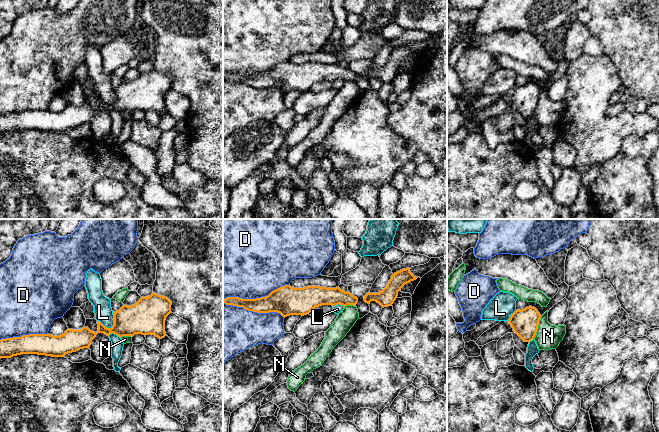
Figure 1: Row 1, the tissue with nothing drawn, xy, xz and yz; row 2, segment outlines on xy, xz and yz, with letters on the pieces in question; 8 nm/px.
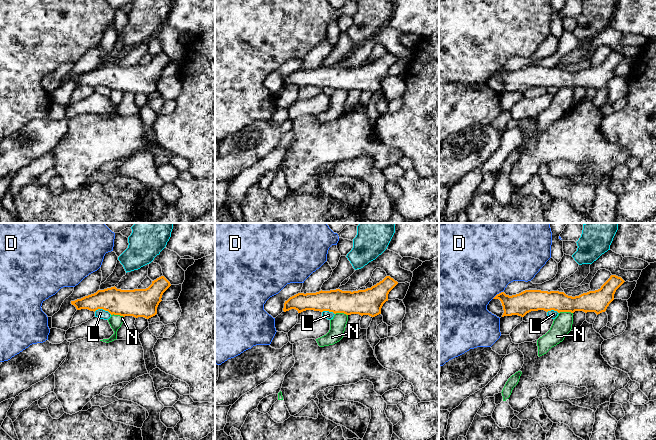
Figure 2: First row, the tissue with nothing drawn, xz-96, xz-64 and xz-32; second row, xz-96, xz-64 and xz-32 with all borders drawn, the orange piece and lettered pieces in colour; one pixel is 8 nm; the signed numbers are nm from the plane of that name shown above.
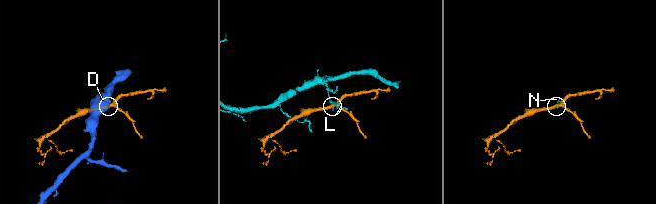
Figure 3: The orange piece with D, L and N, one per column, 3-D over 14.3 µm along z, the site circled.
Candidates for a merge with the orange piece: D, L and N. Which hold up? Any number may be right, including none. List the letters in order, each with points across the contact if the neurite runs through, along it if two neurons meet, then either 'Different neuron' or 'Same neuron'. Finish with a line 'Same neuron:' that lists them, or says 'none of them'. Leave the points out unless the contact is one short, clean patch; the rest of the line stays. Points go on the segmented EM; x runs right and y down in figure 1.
D: Different neuron
L: Boundary: xy (97, 319), (109, 328), (114, 324). Different neuron
N: Boundary: yz (541, 316), (533, 338). Different neuron
Same neuron: none of them

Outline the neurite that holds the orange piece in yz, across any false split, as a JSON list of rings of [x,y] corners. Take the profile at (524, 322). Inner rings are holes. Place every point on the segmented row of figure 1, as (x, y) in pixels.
[[[529,306],[522,310],[516,310],[508,322],[524,342],[530,342],[536,335],[540,318],[538,310]]]

